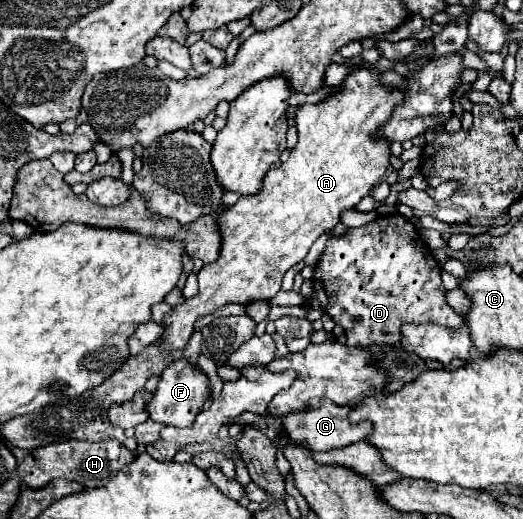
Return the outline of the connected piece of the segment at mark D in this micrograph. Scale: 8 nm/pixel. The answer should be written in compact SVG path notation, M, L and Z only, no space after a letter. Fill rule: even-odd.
M401 214L381 216L367 226L349 228L343 238L329 240L315 266L313 286L323 312L345 328L349 346L397 344L405 322L439 324L451 330L465 324L463 316L445 302L441 268L433 252Z

